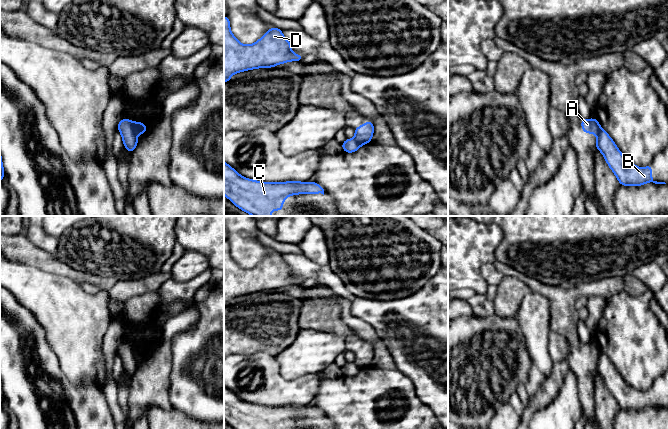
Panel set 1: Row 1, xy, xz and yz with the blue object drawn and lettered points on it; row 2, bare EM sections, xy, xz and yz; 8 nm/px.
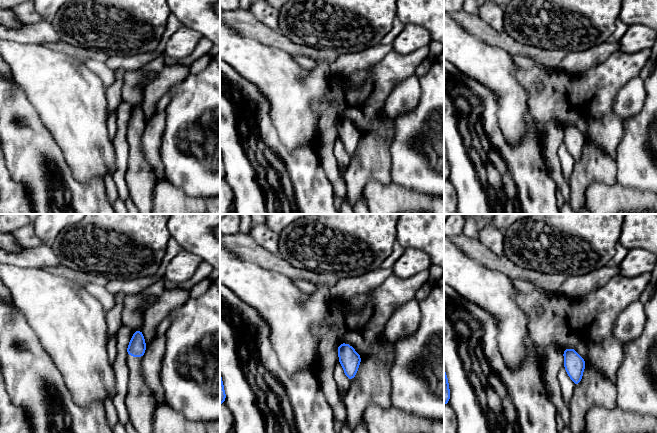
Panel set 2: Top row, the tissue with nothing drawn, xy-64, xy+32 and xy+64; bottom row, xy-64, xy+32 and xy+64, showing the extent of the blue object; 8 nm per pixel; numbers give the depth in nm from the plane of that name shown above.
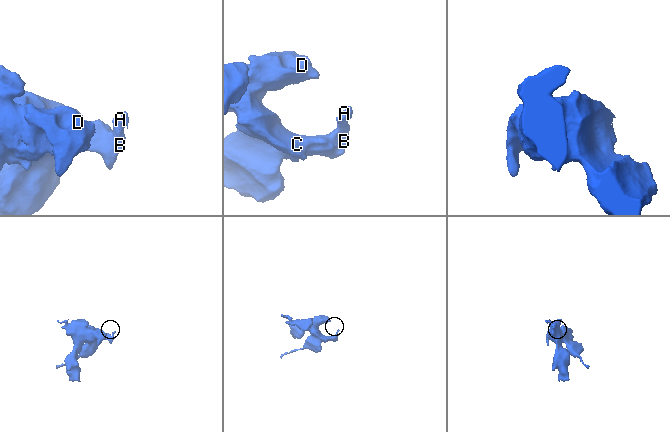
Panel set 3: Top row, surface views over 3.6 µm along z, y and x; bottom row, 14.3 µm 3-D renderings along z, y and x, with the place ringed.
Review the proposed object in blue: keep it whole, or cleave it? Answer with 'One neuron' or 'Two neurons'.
Two neurons

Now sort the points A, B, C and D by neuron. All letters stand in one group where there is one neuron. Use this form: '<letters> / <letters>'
A / B C D

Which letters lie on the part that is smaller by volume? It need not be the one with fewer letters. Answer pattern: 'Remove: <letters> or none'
Remove: A

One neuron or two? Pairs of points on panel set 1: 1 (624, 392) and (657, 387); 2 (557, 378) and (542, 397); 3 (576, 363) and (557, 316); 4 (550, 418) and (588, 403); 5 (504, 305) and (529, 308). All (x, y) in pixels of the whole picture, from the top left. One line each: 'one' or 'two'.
1: one
2: one
3: one
4: two
5: two

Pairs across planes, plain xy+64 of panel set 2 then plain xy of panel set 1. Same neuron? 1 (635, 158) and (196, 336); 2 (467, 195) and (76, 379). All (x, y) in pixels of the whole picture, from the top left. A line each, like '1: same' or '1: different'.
1: same
2: different

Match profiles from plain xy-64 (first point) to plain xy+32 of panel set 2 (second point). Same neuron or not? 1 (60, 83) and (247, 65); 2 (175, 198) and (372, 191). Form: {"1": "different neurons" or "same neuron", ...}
{"1": "same neuron", "2": "same neuron"}

